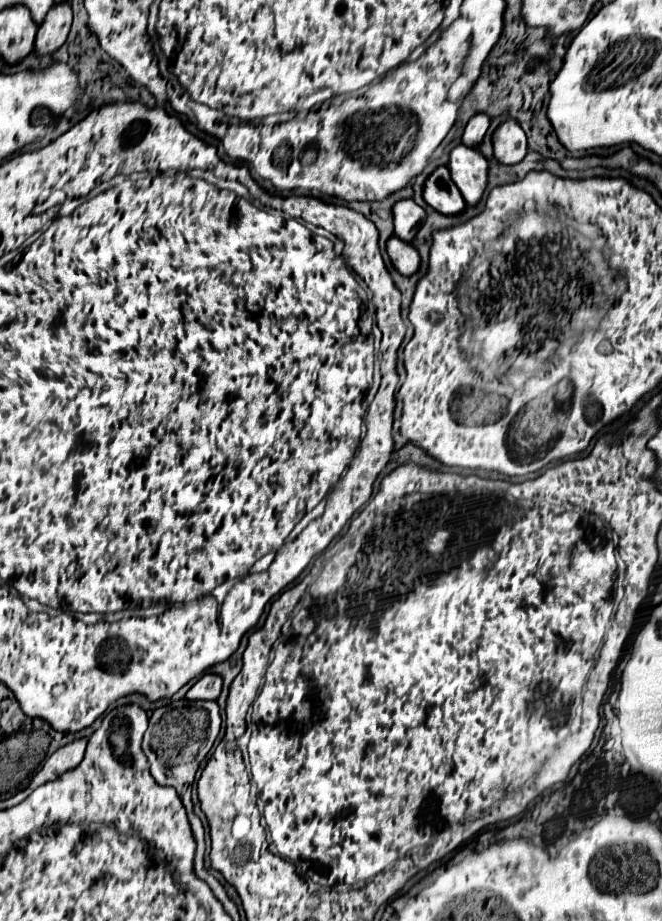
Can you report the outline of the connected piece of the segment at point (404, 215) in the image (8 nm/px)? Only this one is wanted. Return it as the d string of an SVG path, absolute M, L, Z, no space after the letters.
M401 199L393 205L393 223L395 235L403 241L411 241L417 233L419 221L423 221L425 211L413 199Z

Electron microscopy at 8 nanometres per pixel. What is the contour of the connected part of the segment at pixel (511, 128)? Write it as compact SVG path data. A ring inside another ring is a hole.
M507 119L493 133L493 155L503 165L519 163L527 153L527 139L515 119Z

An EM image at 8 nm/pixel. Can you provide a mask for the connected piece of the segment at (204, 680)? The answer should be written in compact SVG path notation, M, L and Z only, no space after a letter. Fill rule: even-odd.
M205 673L203 677L199 677L199 681L193 685L193 689L187 691L187 699L195 701L195 699L217 699L223 687L223 679L221 675L215 673Z

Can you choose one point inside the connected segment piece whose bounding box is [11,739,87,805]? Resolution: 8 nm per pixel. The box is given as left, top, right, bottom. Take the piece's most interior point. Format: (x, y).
(70, 756)

